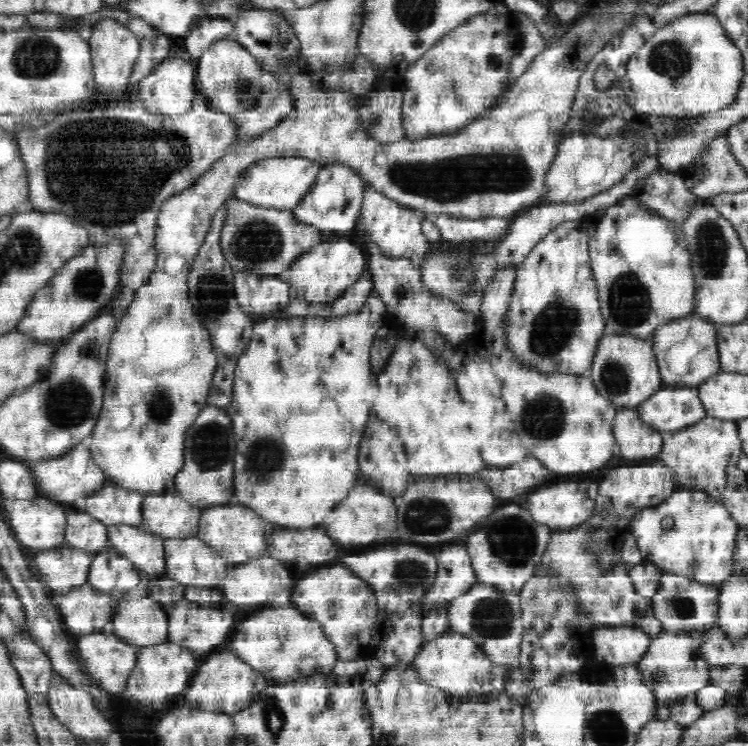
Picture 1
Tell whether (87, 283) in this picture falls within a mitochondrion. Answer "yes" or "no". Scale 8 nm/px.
yes

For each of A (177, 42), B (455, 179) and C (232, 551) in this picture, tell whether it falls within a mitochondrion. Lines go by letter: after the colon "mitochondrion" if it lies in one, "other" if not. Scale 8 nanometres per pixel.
A: other
B: mitochondrion
C: other

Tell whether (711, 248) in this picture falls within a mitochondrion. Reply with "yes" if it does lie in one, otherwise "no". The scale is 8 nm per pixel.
yes

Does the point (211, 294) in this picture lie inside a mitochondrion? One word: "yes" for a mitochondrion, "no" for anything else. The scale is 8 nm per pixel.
yes

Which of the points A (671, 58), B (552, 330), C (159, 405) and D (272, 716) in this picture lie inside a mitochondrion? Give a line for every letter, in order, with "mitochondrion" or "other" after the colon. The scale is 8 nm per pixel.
A: mitochondrion
B: mitochondrion
C: mitochondrion
D: mitochondrion

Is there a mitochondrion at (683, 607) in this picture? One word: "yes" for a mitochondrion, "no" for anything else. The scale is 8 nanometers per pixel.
yes

